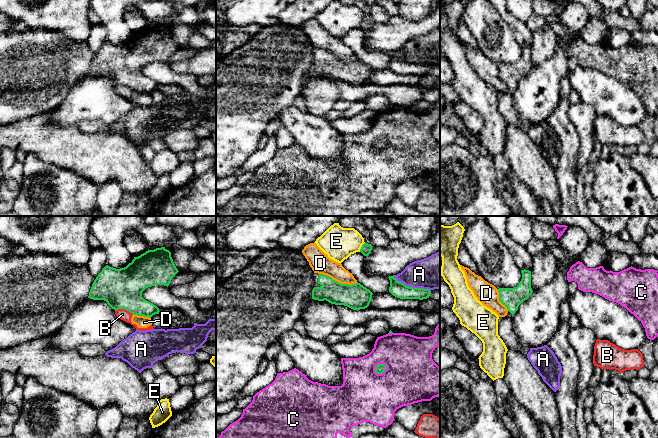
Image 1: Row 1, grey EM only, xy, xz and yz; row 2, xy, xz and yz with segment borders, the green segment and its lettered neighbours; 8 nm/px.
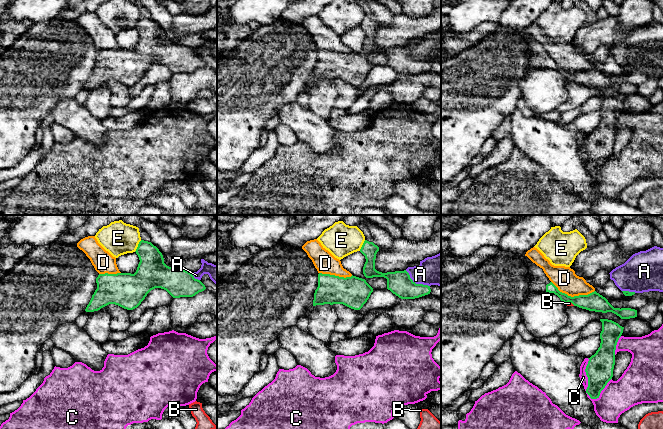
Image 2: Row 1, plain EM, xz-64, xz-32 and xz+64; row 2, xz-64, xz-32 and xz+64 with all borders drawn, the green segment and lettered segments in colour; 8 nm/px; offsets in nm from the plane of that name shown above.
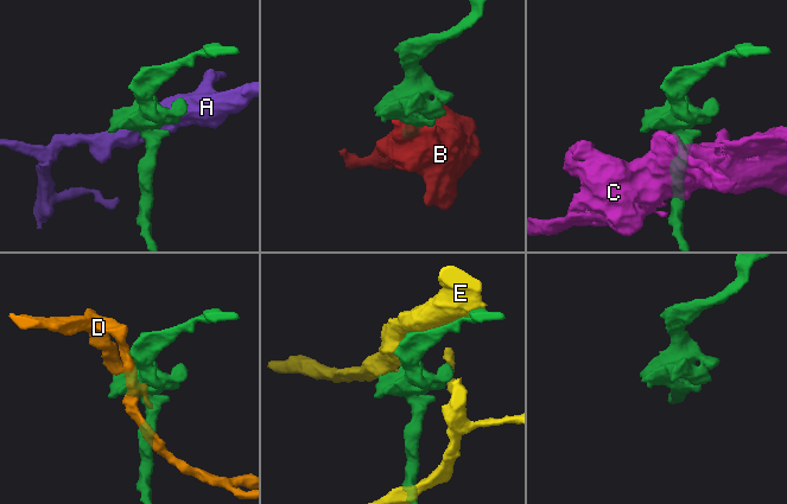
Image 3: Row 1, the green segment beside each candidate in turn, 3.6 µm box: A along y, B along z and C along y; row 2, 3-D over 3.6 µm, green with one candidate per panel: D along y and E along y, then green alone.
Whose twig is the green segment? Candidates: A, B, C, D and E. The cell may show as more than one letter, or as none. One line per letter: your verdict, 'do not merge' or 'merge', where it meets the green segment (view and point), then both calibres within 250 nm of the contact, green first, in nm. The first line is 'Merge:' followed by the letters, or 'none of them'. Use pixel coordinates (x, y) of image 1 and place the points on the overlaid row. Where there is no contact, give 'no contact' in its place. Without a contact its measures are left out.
Merge: none of them
A: do not merge; contact xz (412, 287); calibres 130 and 280 nm
B: do not merge; contact xy (124, 308); calibres 320 and 90 nm
C: do not merge; contact xz (380, 373); calibres 80 and 420 nm
D: do not merge; contact xz (338, 282); calibres 200 and 160 nm
E: do not merge; contact xz (361, 247); calibres 90 and 260 nm

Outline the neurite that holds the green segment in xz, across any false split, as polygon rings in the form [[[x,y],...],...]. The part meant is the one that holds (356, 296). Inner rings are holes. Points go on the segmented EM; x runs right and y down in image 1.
[[[314,273],[315,283],[320,287],[312,290],[312,299],[318,301],[328,301],[335,305],[344,305],[353,310],[365,309],[369,306],[373,293],[361,285],[341,284],[331,277],[323,274]]]

